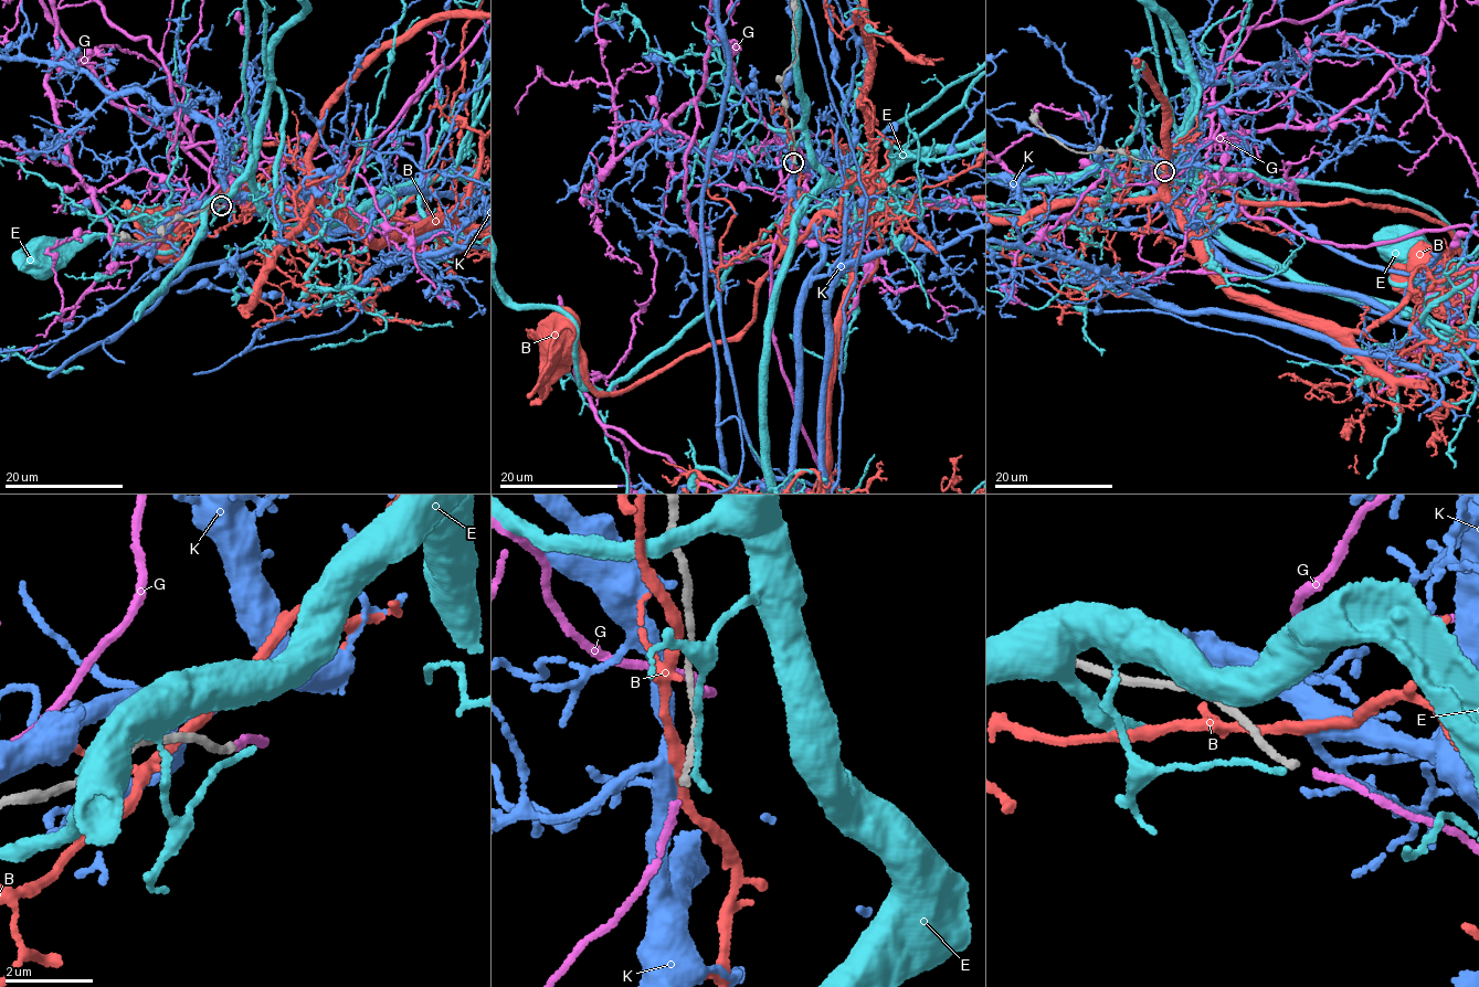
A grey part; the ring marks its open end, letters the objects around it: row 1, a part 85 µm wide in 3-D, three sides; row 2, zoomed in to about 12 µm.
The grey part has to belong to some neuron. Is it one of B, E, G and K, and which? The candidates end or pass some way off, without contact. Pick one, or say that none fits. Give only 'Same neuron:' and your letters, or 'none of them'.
Same neuron: G

